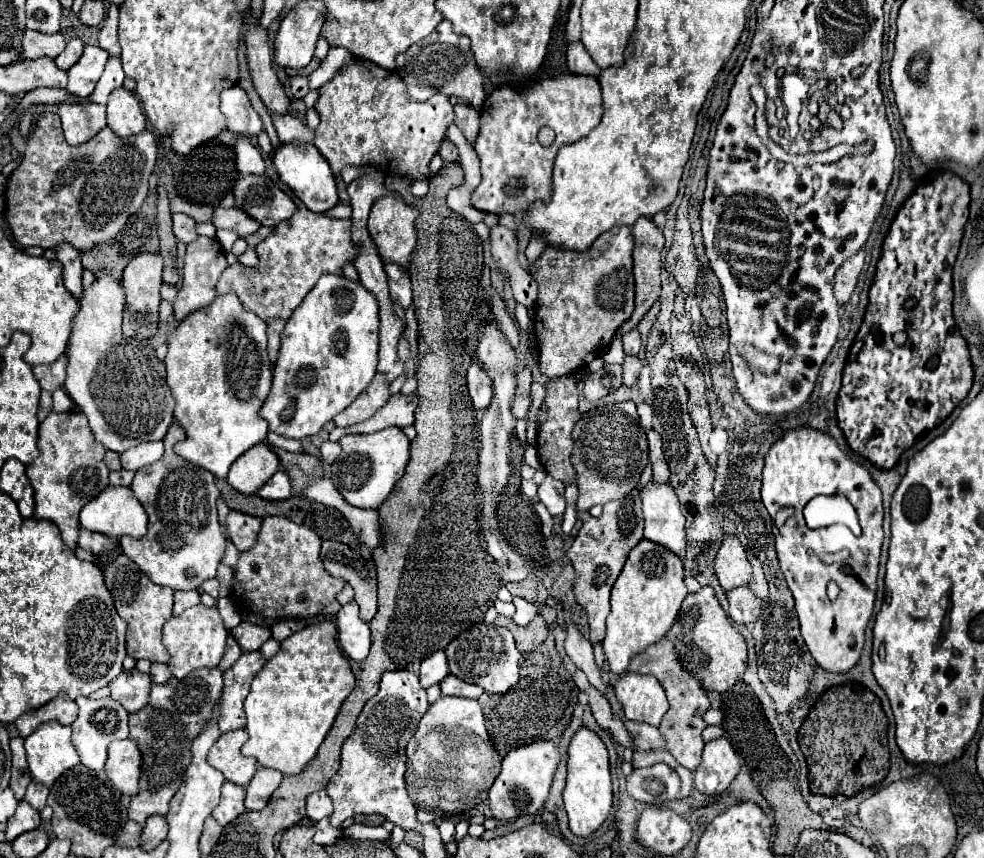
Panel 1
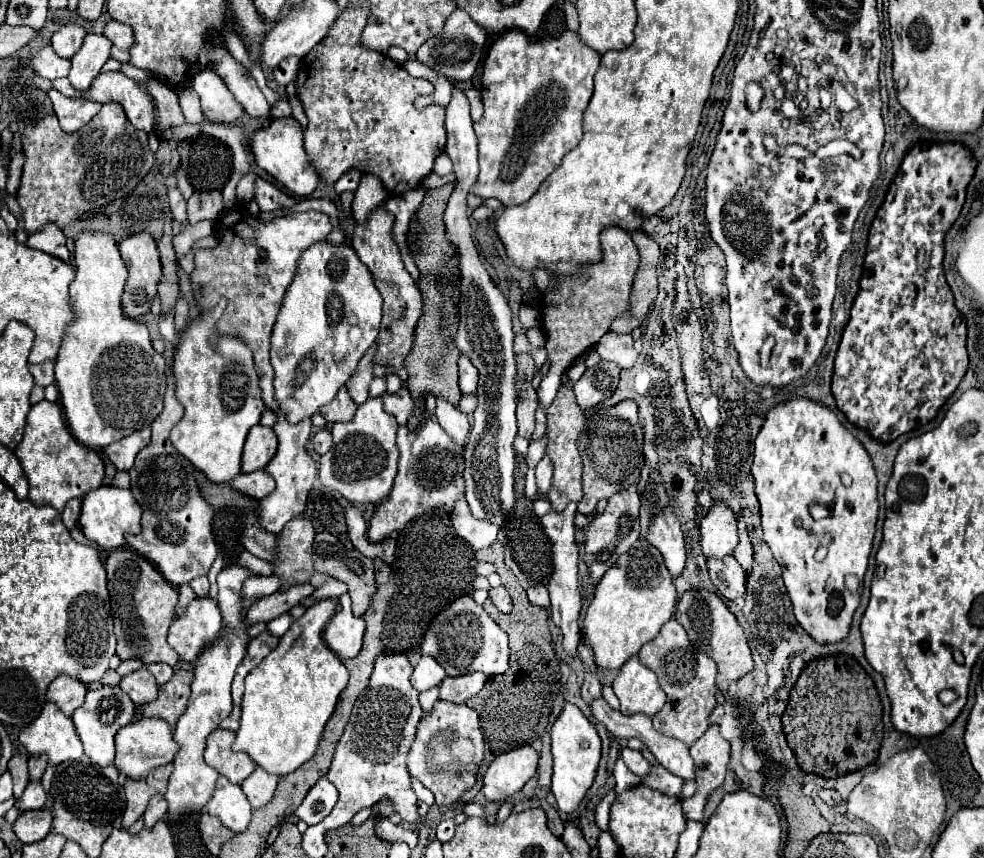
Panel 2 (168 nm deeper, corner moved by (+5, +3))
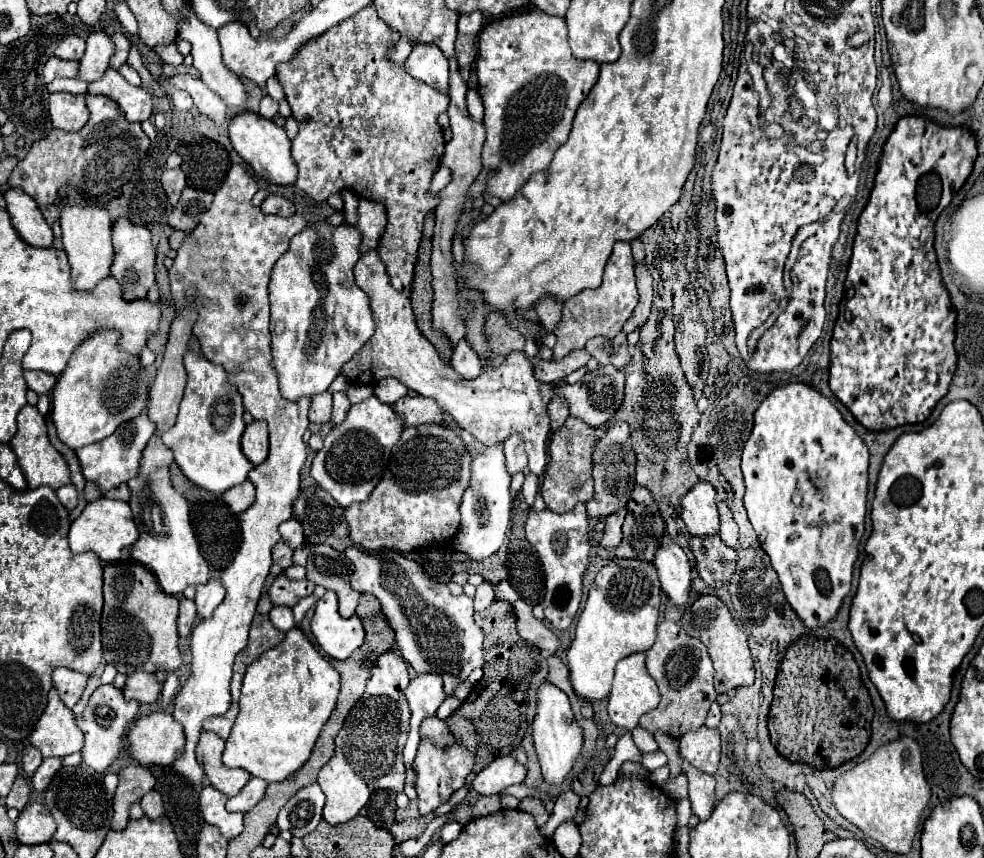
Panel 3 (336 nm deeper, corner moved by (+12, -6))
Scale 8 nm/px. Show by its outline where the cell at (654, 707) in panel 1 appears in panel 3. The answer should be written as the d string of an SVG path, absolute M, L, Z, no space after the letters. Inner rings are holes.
M632 654L628 658L624 658L624 662L620 662L620 666L616 666L616 676L614 676L614 684L608 696L608 714L610 720L624 728L626 732L632 732L638 726L638 720L648 714L650 710L654 710L660 702L660 692L656 682L652 680L652 676L648 674L646 666L644 666L644 654Z

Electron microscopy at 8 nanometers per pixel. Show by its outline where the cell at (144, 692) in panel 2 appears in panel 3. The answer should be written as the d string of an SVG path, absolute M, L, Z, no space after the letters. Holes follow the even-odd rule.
M136 672L128 676L126 686L124 686L126 700L136 700L138 704L152 704L156 702L158 694L160 694L160 684L154 674Z

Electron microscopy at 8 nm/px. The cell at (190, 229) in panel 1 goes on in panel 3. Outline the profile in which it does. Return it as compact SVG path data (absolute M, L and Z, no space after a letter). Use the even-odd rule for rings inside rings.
M180 168L164 170L164 174L162 174L162 188L164 188L166 196L168 196L168 202L172 206L176 206L178 200L180 200L182 190L186 188L186 178L184 178L182 170Z

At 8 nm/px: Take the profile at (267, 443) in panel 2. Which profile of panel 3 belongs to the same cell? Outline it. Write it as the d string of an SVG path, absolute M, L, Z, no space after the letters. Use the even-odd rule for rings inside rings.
M252 422L242 434L242 452L254 464L262 464L268 456L268 428L264 422Z

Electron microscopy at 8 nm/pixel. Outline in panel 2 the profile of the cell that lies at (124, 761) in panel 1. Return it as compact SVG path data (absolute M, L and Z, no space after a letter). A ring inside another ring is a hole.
M141 717L135 723L125 725L123 729L119 729L119 733L115 737L115 745L117 745L115 767L133 779L145 777L153 767L171 763L175 753L179 751L179 745L173 739L171 725L159 717Z

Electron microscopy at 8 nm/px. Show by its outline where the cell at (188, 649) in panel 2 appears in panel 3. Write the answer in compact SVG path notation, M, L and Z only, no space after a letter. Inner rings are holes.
M214 578L214 580L208 580L206 584L200 584L196 588L196 614L198 618L206 620L212 616L214 608L224 600L224 588L220 586L220 580Z

